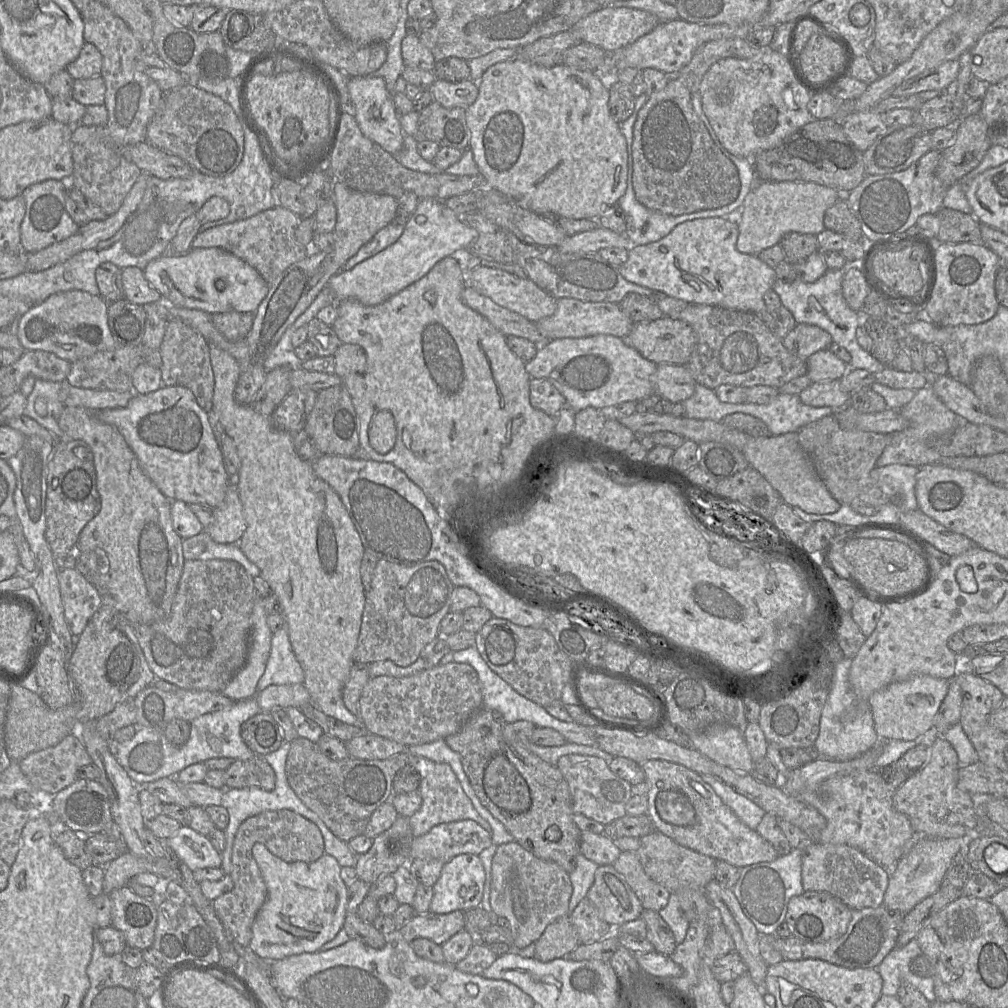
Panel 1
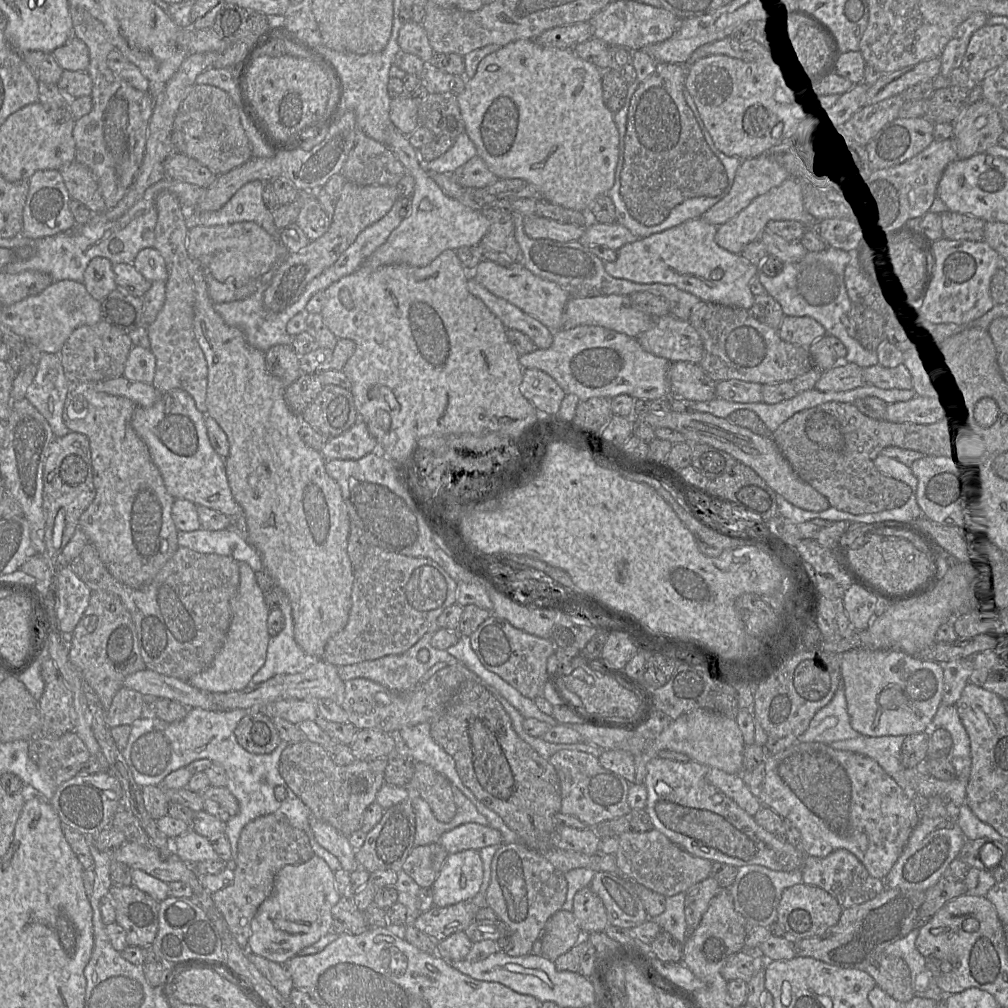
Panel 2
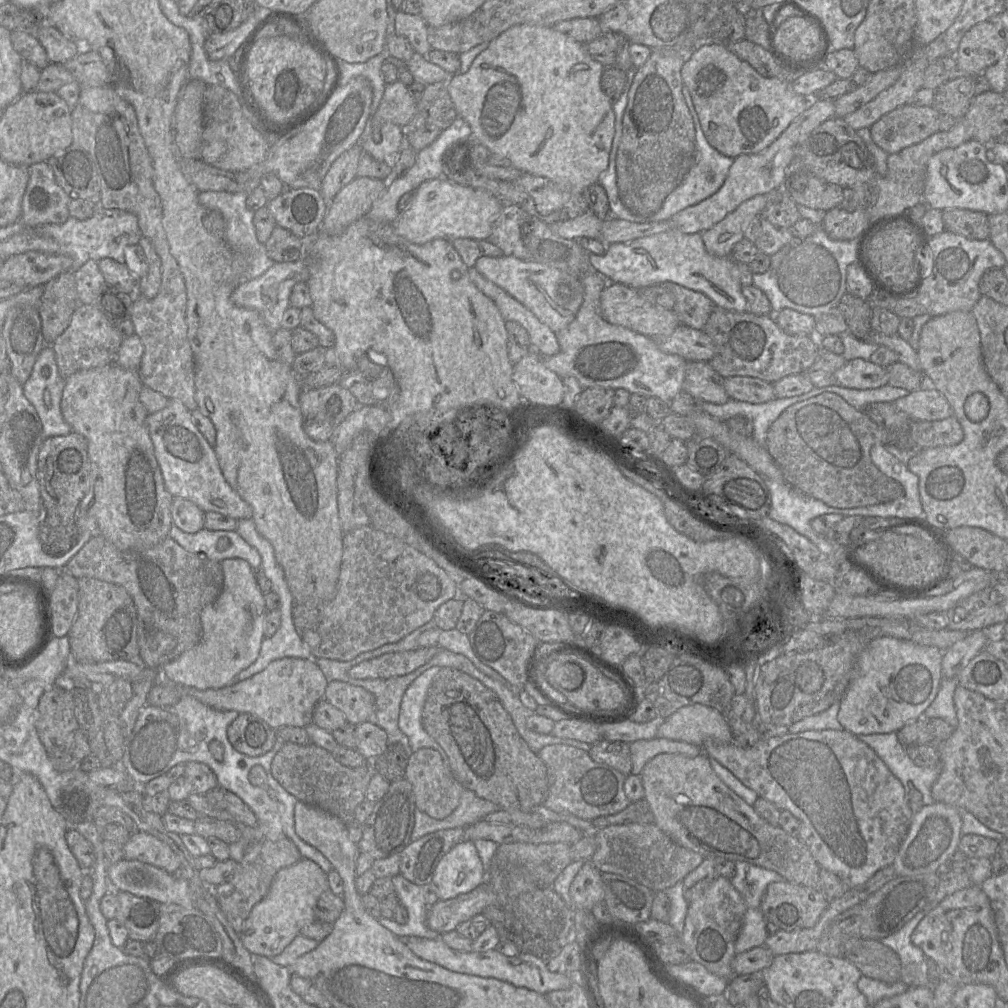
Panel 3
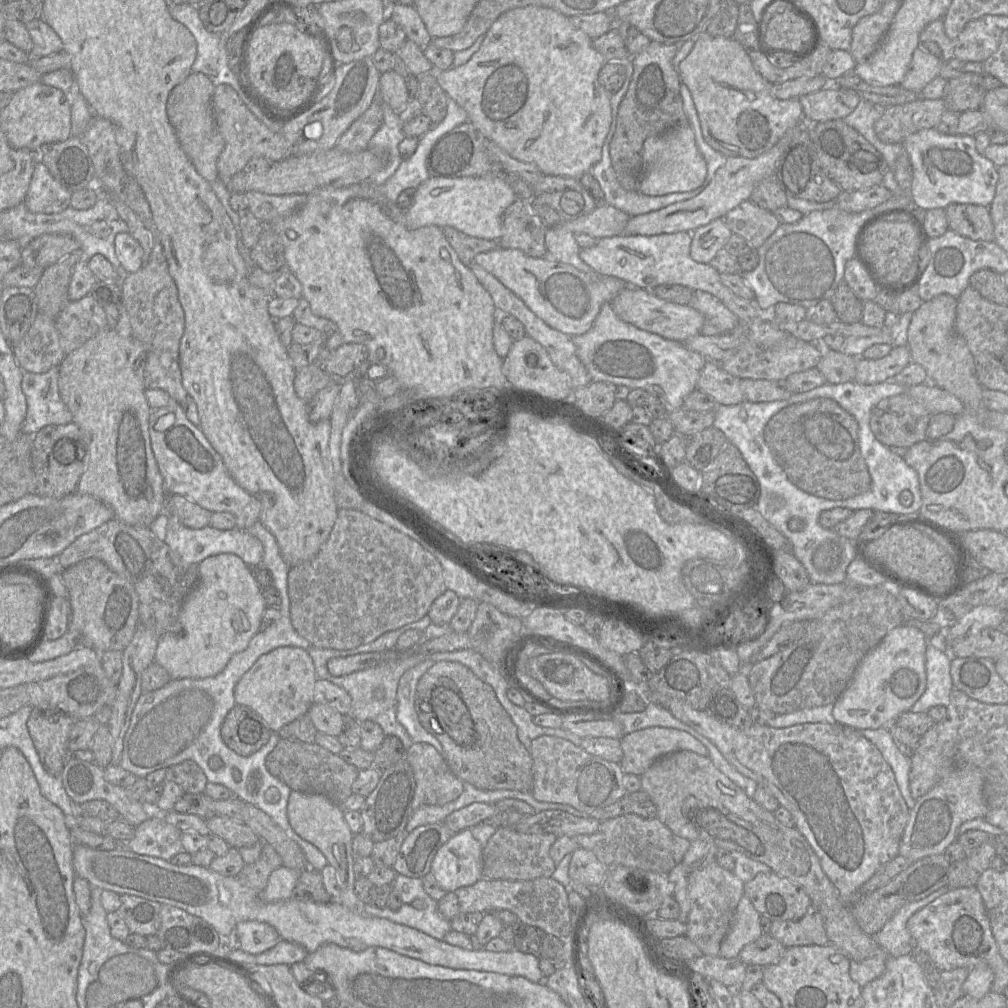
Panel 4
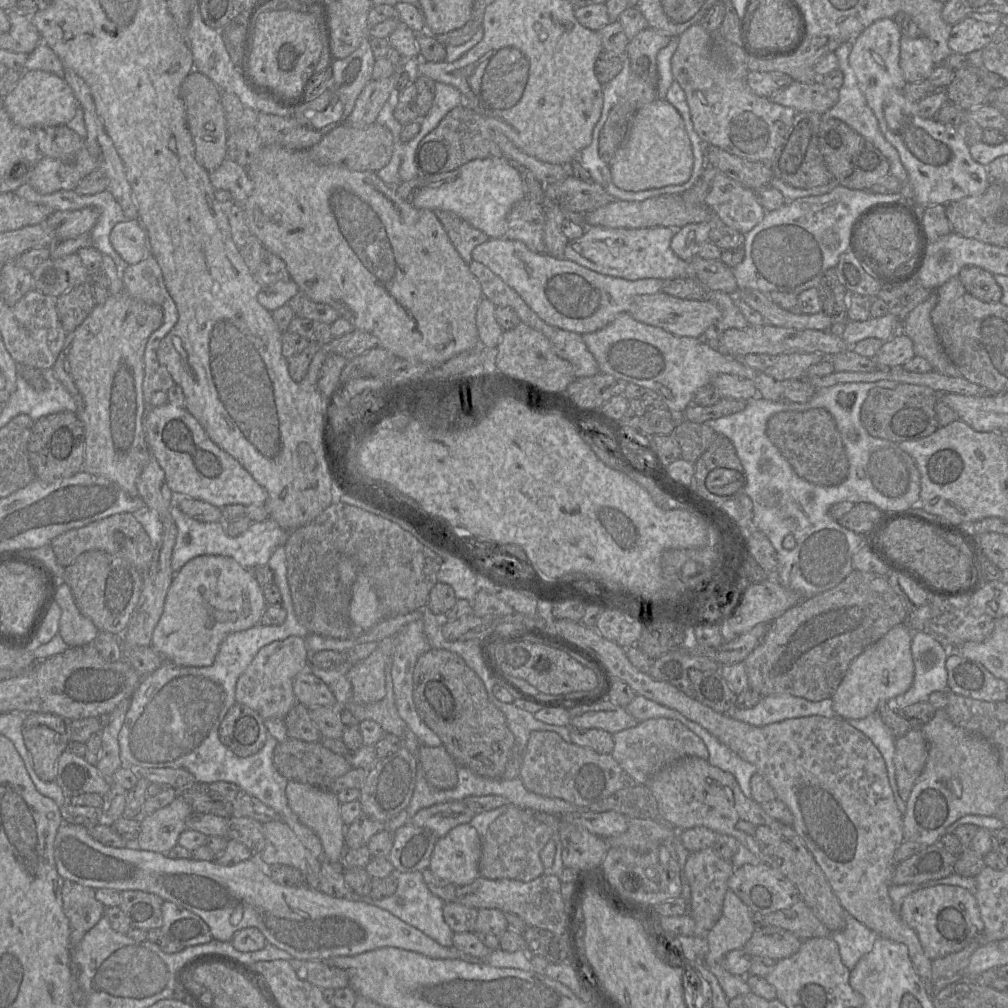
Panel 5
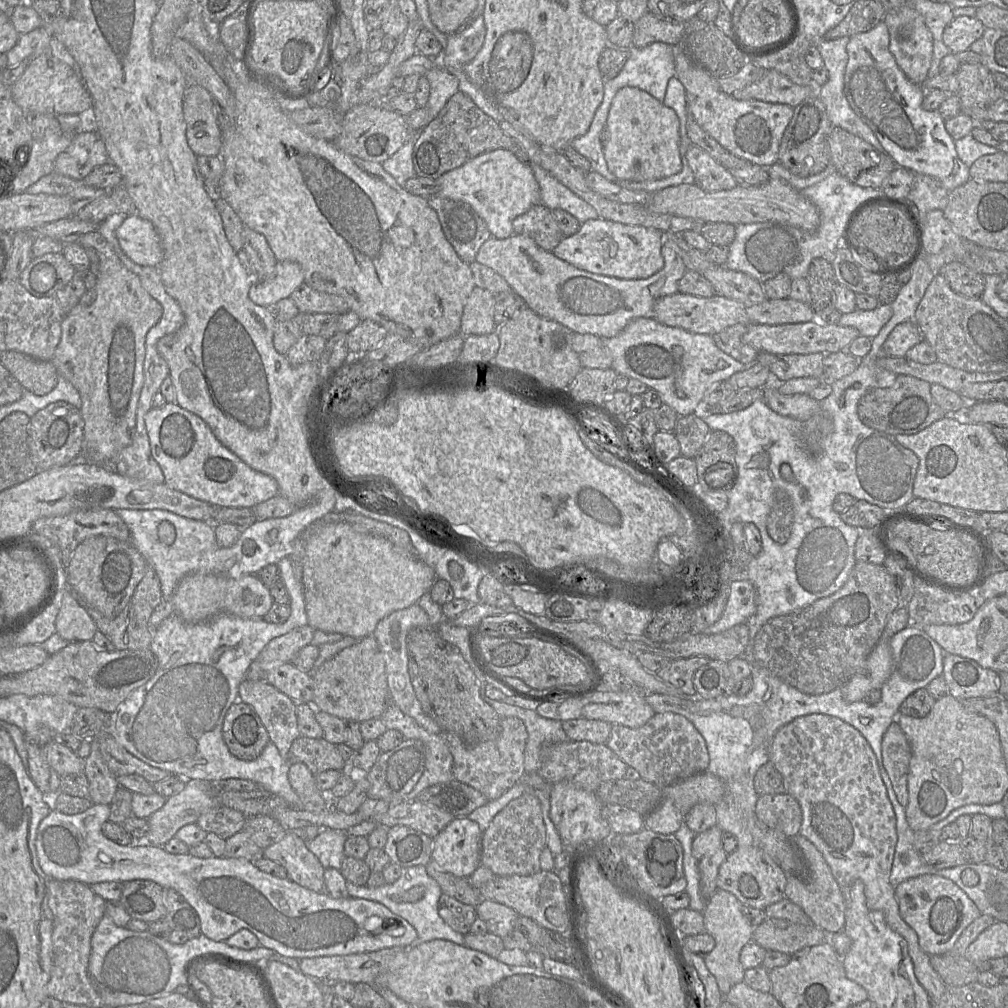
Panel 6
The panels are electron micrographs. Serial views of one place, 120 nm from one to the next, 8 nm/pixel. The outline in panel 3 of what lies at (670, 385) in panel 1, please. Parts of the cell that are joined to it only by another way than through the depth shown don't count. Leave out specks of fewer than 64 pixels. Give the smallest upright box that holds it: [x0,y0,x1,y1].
[682,362,730,404]

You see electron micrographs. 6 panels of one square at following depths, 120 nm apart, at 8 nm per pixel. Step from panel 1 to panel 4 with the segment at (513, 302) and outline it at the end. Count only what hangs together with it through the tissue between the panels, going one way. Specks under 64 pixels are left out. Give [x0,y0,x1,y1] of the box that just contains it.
[474,246,627,337]

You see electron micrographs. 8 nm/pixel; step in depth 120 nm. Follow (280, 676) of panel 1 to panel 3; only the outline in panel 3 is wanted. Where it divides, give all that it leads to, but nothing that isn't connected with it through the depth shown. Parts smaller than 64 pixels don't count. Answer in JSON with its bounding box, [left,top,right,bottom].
[234,606,311,682]

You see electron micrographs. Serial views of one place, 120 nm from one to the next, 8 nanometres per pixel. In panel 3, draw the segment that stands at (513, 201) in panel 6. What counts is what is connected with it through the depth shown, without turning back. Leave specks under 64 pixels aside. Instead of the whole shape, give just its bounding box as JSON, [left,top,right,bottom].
[394,178,504,245]

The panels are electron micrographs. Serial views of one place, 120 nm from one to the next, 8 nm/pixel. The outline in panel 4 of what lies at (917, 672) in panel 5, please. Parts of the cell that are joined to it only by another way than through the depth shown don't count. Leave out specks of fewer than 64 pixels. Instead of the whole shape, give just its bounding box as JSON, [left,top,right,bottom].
[911,638,953,712]

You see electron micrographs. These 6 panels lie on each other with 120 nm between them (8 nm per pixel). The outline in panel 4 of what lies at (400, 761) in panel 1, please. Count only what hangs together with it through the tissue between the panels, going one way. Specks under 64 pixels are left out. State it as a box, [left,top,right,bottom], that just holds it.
[265,738,359,806]

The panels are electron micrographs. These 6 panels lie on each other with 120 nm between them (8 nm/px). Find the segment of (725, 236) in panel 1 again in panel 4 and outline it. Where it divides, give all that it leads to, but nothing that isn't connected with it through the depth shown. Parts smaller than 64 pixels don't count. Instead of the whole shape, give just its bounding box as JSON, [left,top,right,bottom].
[580,231,761,320]

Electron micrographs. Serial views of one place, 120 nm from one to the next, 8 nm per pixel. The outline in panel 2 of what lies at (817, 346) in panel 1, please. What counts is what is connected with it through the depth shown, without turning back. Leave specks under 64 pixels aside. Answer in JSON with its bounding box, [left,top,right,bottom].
[777,316,827,347]

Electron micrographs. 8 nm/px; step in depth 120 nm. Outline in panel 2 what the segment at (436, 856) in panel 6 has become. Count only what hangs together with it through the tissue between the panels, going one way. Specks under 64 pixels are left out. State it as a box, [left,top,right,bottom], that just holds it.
[432,850,483,907]

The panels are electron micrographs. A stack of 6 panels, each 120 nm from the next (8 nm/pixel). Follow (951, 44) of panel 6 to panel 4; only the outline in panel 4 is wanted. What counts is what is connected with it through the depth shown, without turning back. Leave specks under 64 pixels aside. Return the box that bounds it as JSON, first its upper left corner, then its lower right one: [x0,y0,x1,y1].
[954,19,1002,62]

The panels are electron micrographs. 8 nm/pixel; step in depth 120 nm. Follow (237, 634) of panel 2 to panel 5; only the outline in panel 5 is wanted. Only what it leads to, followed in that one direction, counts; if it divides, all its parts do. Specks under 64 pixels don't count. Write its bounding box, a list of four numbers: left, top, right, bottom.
[152,555,267,666]

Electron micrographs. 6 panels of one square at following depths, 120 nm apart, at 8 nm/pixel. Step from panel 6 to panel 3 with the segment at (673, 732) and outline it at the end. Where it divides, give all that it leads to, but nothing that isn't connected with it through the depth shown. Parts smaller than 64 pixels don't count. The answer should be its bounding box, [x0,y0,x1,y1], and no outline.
[629,737,704,775]

